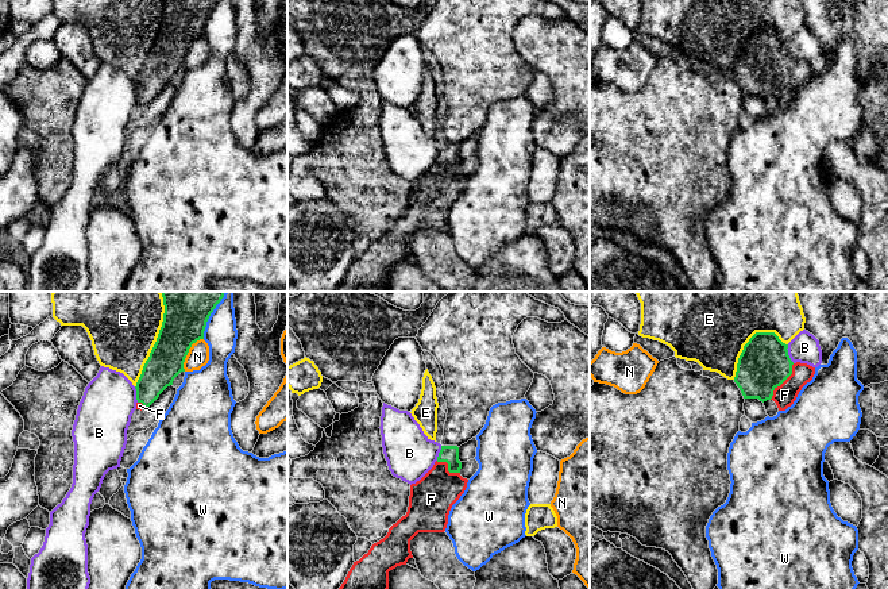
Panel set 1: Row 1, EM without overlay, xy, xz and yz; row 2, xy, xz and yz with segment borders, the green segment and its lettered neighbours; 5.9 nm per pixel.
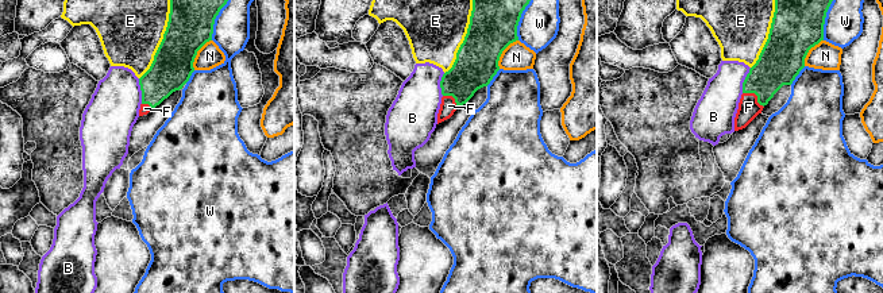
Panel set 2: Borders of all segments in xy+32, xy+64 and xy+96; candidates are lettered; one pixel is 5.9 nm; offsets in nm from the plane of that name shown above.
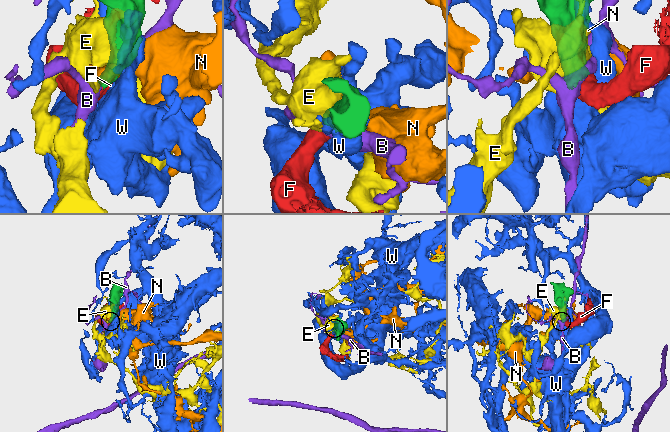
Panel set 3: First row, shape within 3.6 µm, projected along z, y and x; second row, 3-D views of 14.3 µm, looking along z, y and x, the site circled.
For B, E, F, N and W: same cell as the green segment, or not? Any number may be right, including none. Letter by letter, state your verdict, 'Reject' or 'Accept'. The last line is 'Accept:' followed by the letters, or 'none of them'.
B: Reject
E: Reject
F: Accept
N: Reject
W: Reject
Accept: F

